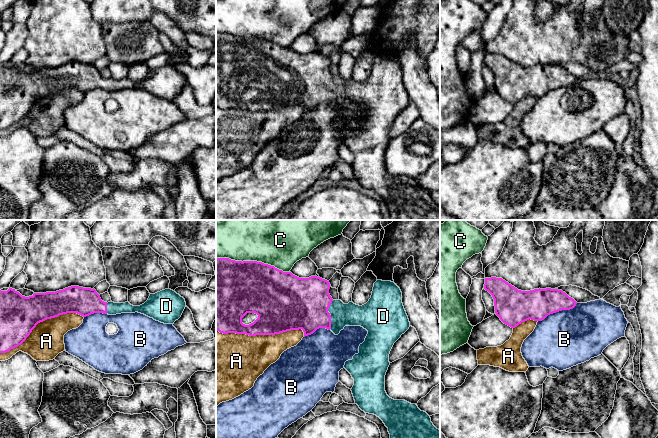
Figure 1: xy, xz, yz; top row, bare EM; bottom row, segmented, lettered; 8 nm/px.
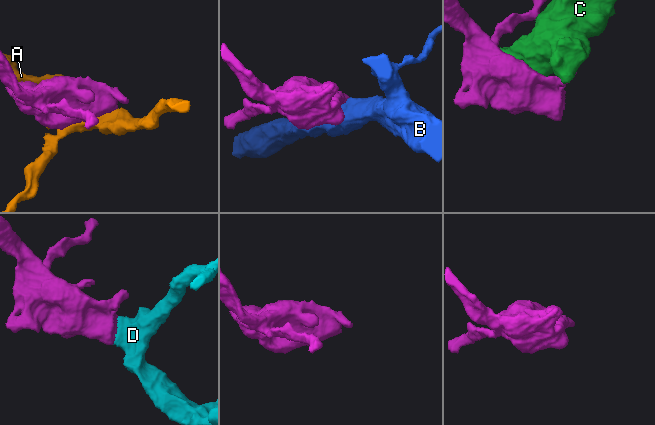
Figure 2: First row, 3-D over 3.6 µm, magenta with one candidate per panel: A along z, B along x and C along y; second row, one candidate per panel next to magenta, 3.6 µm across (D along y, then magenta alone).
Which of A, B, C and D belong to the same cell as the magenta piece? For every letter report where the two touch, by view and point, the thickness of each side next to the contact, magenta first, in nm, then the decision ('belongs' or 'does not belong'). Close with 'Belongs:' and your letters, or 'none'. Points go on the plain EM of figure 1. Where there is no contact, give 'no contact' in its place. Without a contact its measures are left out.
A: xz (262, 110) | 360/380 nm | does not belong
B: yz (557, 87) | 240/460 nm | does not belong
C: xz (253, 37) | 420/340 nm | does not belong
D: xz (329, 90) | 420/180 nm | belongs
Belongs: D

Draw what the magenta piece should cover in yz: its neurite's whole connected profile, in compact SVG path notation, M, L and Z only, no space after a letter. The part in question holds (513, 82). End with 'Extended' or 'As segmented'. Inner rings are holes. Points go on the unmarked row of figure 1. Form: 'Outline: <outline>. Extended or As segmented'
Outline: M496 53L485 54L484 65L494 75L496 91L511 104L529 95L542 97L550 90L573 85L577 80L562 66L539 64L521 67Z. As segmented

